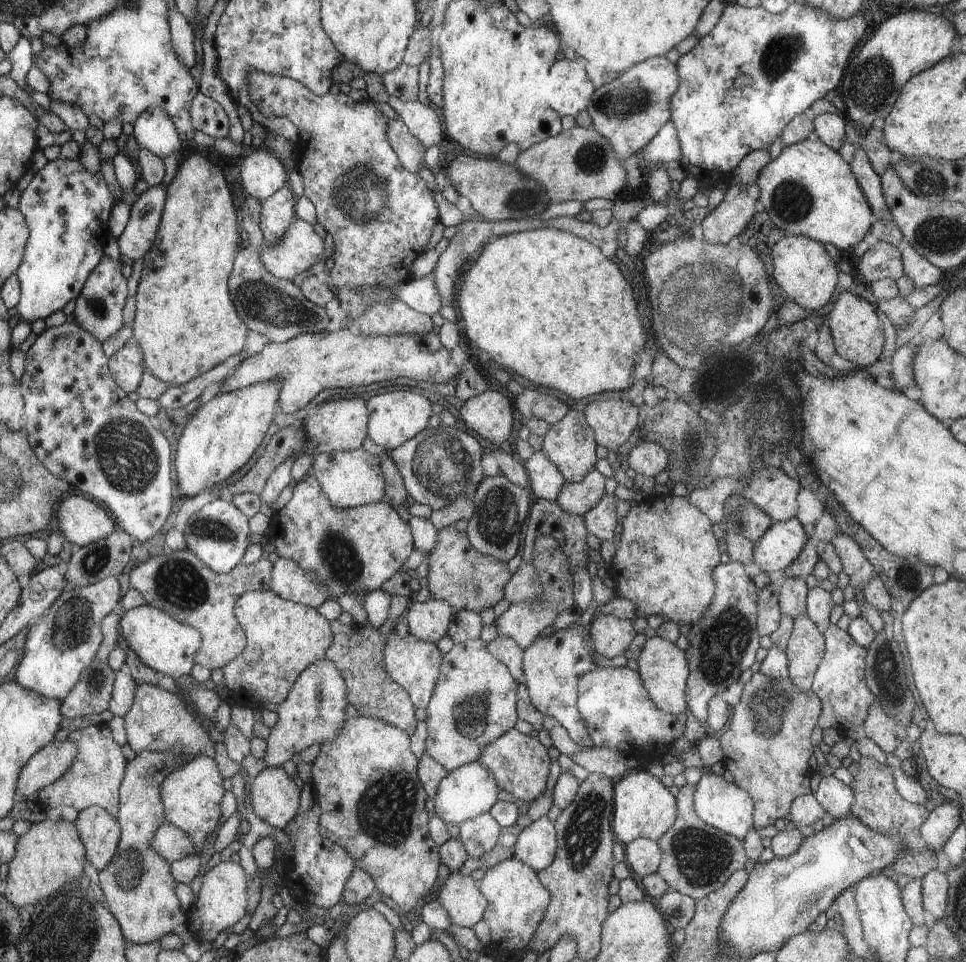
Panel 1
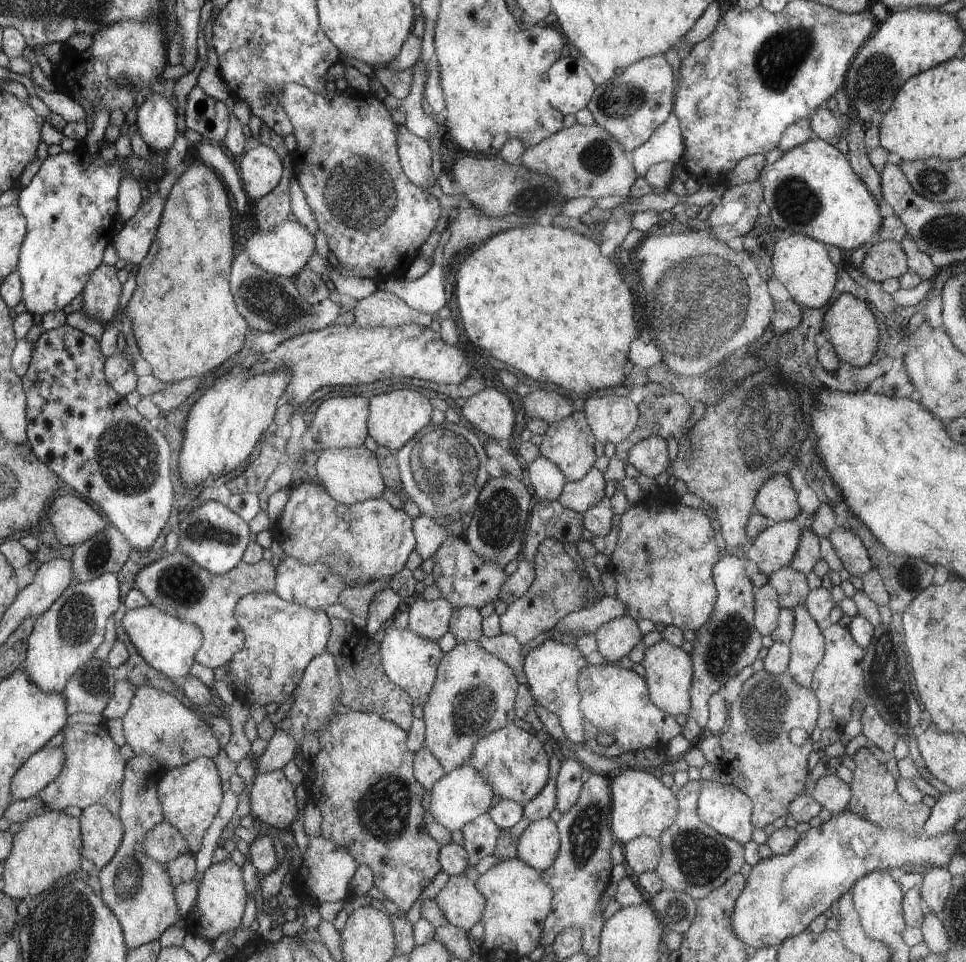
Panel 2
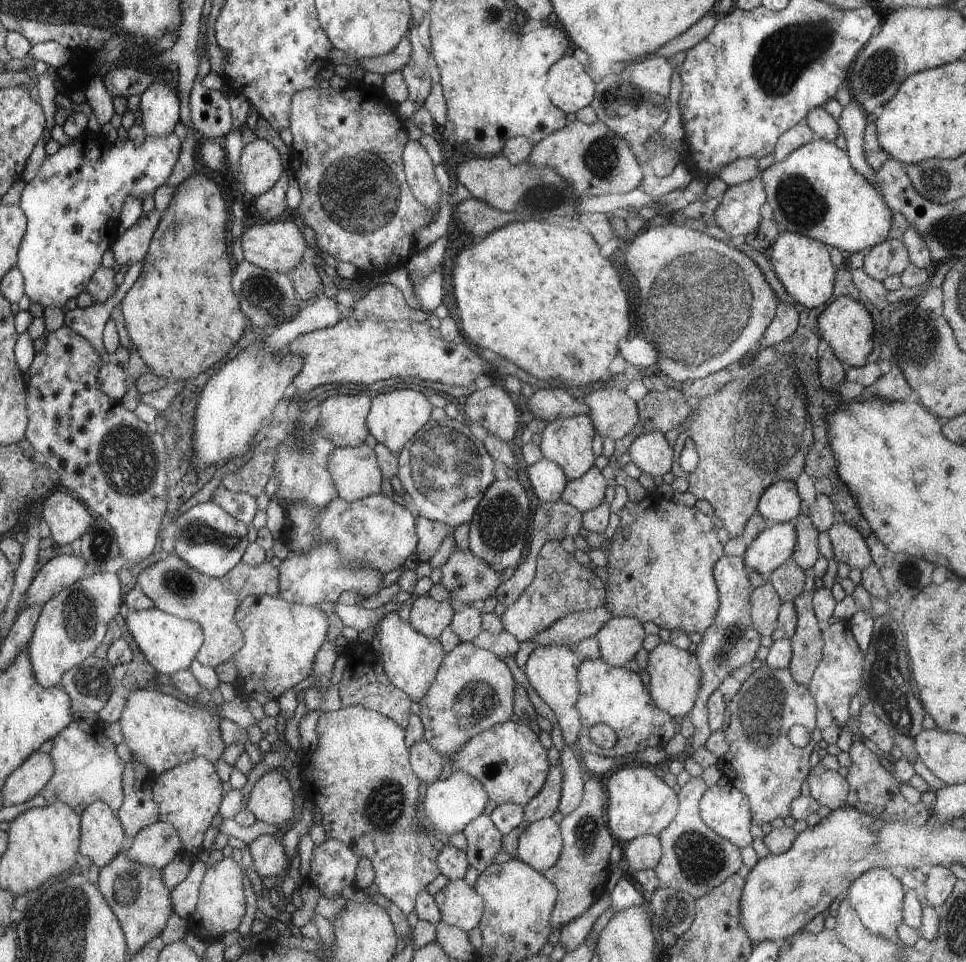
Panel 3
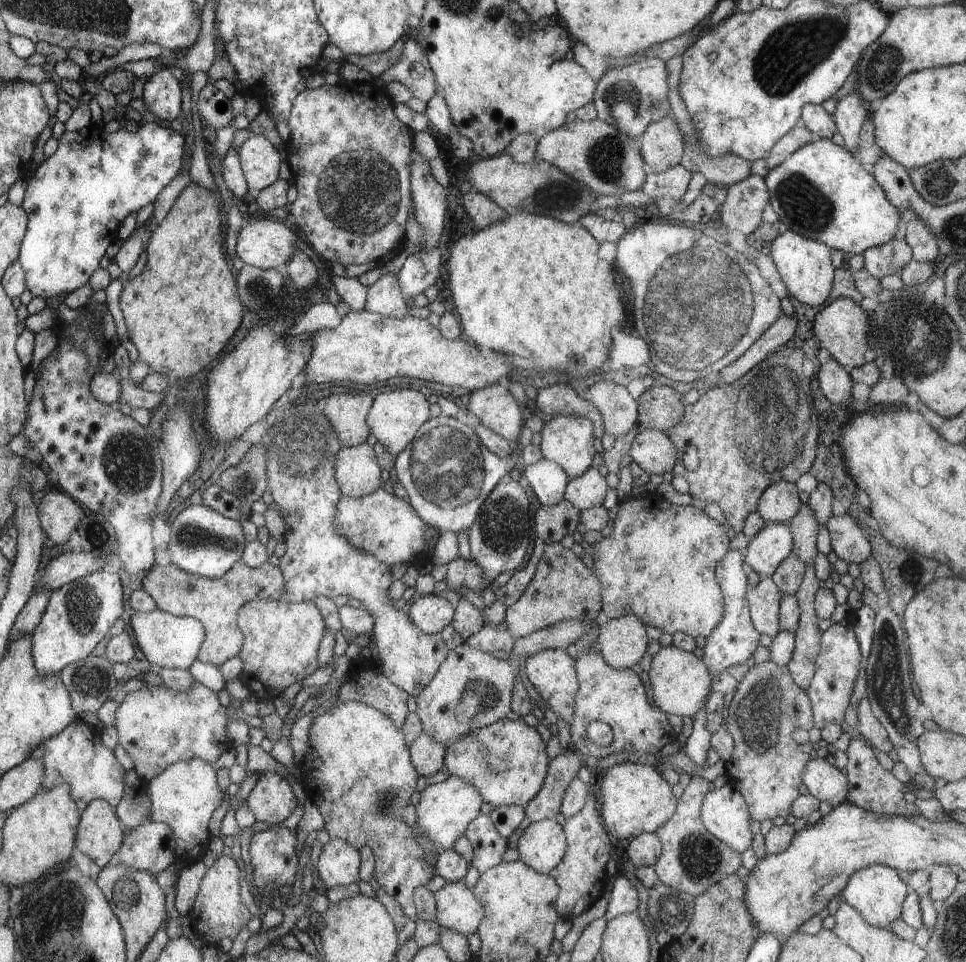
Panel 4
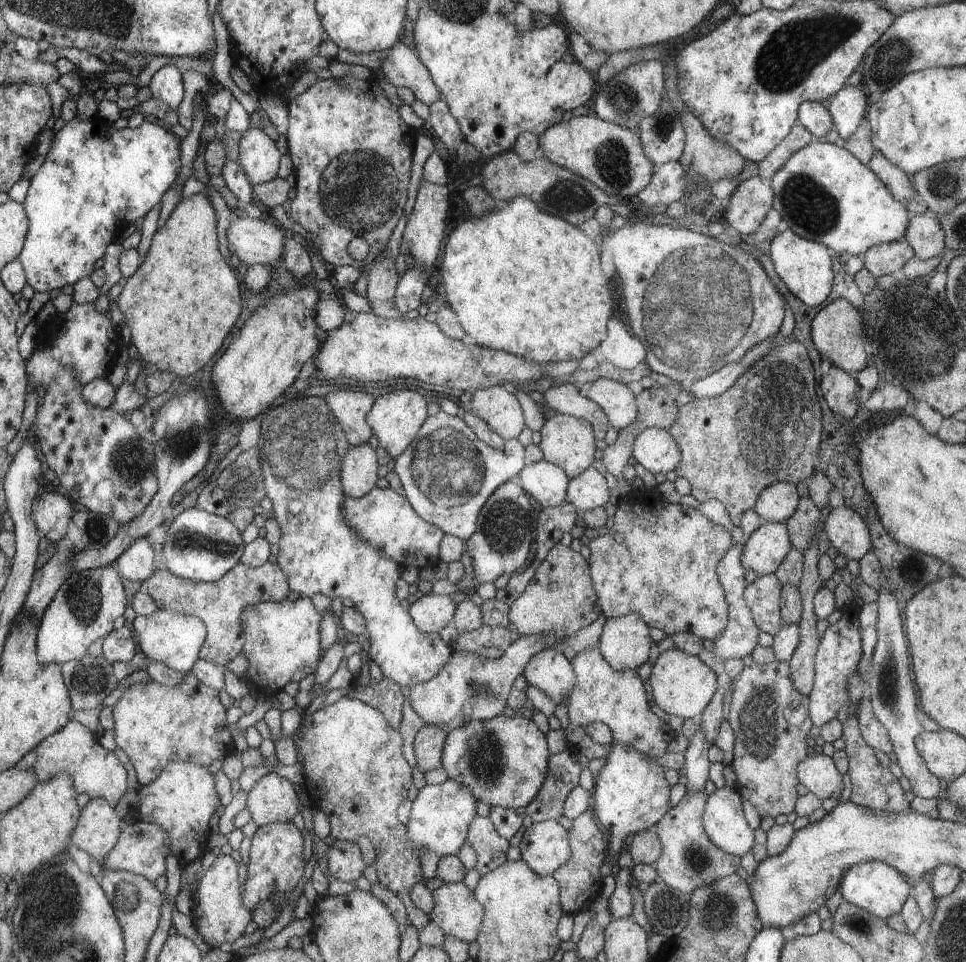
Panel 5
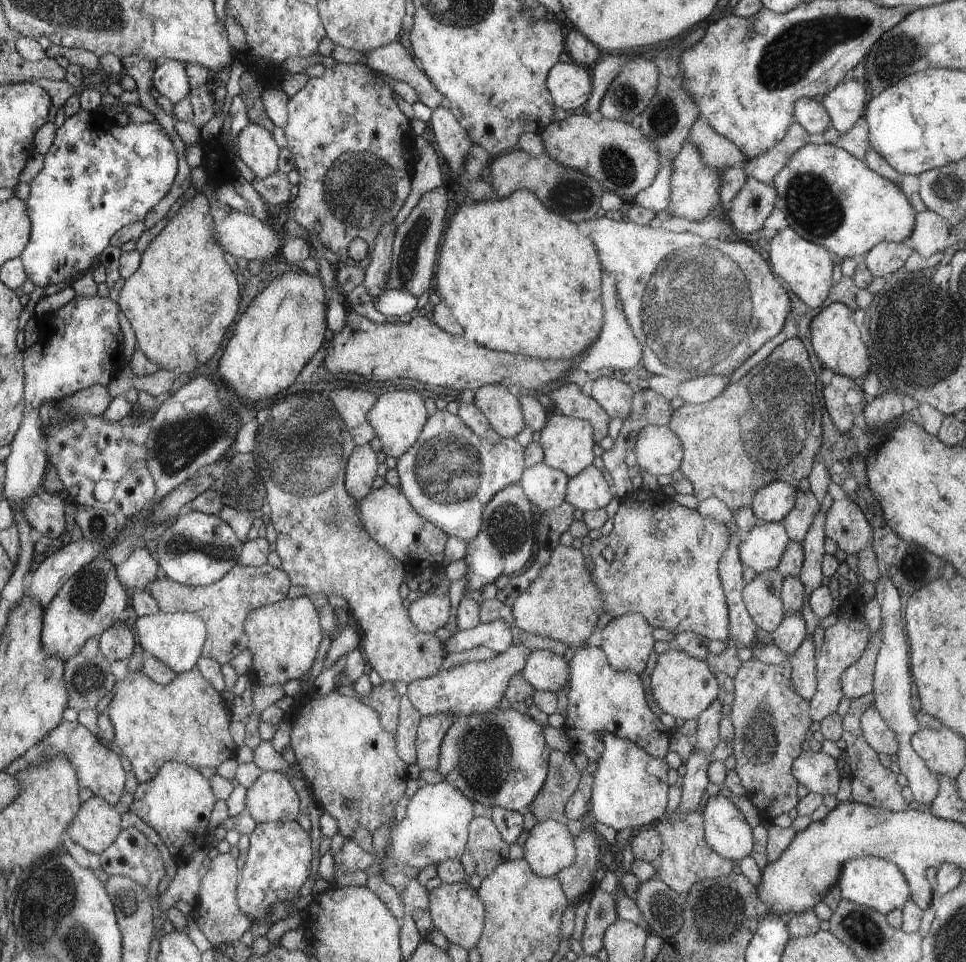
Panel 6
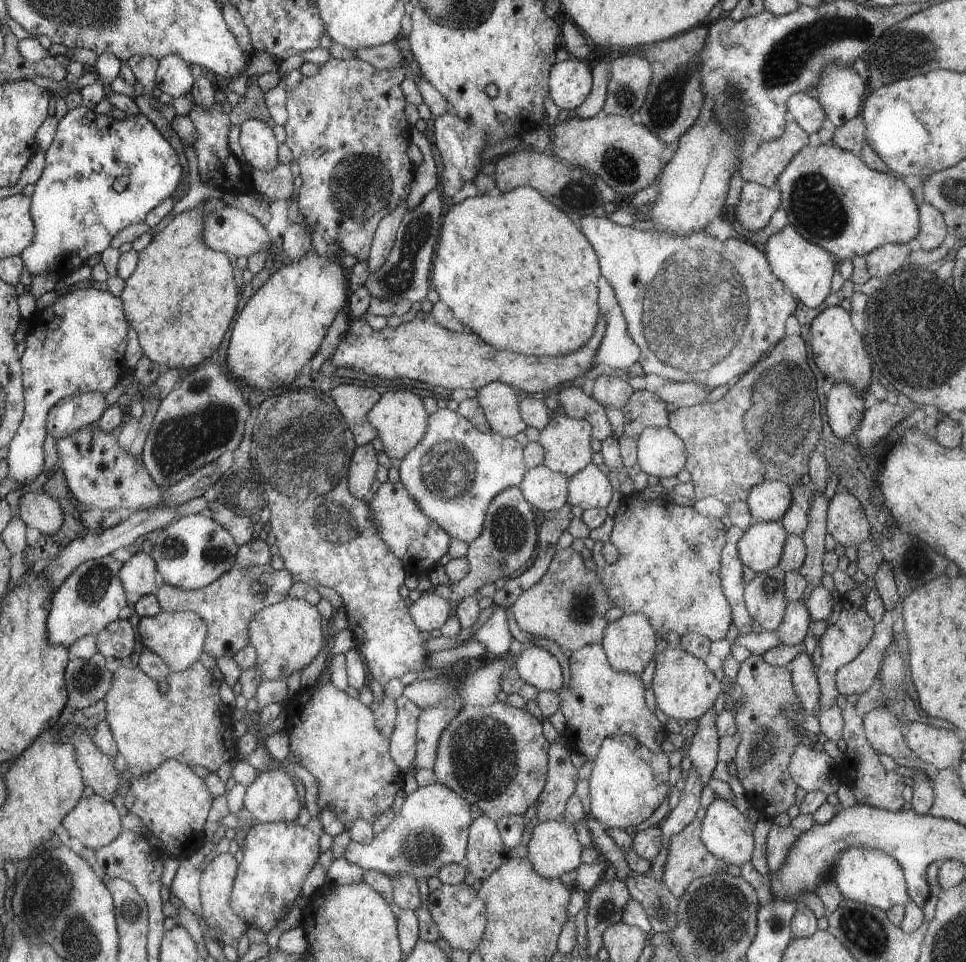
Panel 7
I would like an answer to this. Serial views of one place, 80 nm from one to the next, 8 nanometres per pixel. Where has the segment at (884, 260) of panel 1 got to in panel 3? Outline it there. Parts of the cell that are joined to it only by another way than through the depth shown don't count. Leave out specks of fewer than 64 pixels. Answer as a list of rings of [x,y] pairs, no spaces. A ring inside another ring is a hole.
[[[886,239],[866,252],[863,269],[868,276],[883,281],[886,277],[902,274],[910,264],[904,243],[898,239]]]

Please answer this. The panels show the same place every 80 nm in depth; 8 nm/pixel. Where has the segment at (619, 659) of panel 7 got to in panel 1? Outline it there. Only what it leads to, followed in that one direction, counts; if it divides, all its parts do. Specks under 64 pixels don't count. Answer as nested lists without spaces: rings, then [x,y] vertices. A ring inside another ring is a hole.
[[[596,615],[589,629],[596,654],[609,659],[624,655],[636,634],[632,621],[612,615]]]

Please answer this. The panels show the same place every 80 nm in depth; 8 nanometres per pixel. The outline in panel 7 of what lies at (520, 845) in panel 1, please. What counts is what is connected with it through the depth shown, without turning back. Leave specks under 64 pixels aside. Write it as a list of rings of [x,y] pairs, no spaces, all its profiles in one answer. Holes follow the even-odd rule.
[[[546,821],[538,823],[532,831],[527,858],[533,869],[544,878],[560,878],[582,864],[582,846],[576,830],[570,823]]]

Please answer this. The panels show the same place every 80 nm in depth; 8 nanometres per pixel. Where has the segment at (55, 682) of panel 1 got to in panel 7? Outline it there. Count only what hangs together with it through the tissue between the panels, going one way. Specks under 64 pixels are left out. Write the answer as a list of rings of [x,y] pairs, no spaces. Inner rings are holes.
[[[111,554],[99,559],[87,560],[57,588],[53,594],[49,618],[47,619],[50,642],[70,648],[74,642],[86,635],[97,635],[118,619],[120,610],[128,604],[119,572],[123,562]]]

